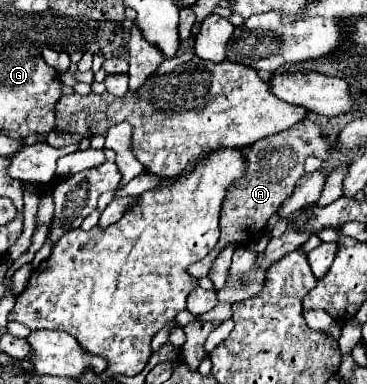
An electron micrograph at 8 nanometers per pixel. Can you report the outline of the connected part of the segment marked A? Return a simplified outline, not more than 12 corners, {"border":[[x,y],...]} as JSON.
{"border":[[311,120],[243,148],[225,196],[221,238],[187,268],[207,276],[227,242],[259,238],[293,194],[305,158],[333,142]]}

